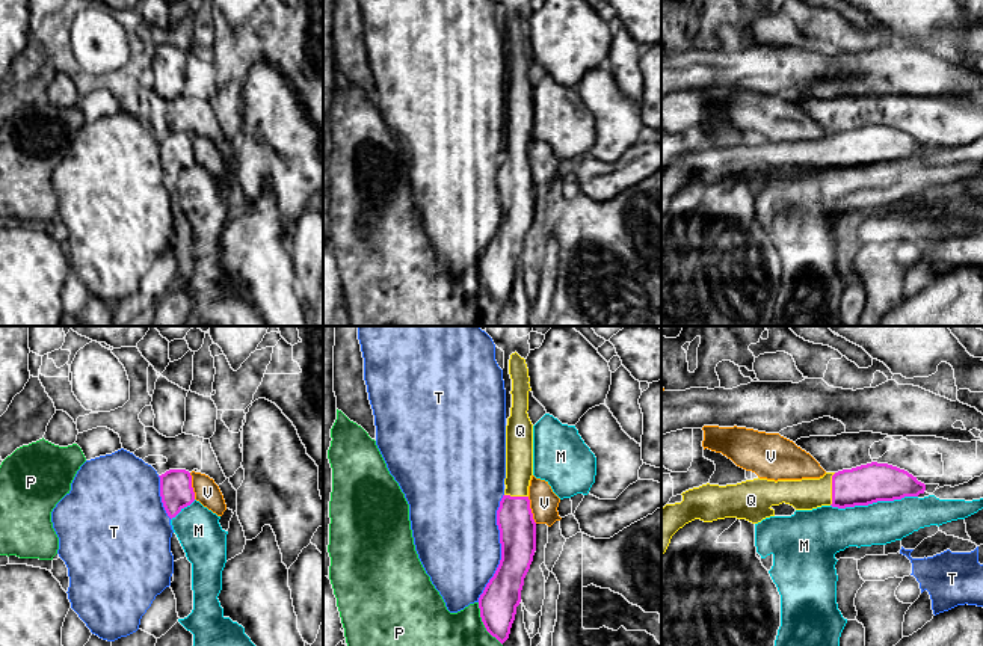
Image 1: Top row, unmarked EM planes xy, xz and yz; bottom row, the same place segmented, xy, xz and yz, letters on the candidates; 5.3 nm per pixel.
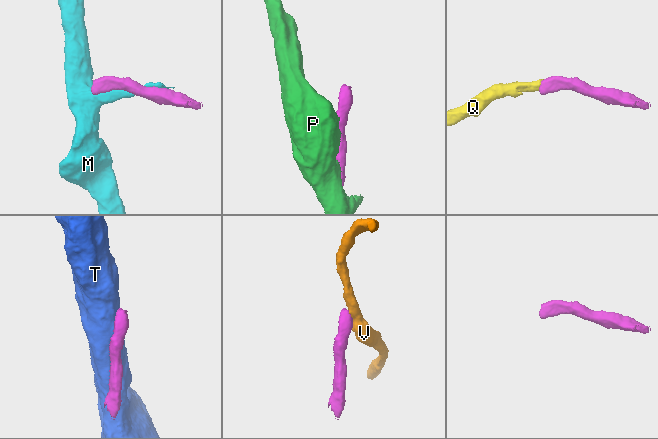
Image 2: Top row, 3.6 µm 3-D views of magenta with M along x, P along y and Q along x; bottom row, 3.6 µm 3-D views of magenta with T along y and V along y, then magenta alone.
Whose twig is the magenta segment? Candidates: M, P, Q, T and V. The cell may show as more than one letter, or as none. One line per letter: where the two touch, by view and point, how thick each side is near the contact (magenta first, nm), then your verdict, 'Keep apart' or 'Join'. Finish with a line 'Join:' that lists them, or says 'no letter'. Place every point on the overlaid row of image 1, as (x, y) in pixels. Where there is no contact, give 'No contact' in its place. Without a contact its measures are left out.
M: Touches magenta at yz (873, 501). Thickness 220 nm (magenta) against 220 nm. Keep apart
P: Touches magenta at xz (483, 624). Thickness 200 nm (magenta) against 200 nm. Keep apart
Q: Touches magenta at yz (832, 489). Thickness 220 nm (magenta) against 170 nm. Join
T: Touches magenta at xz (502, 548). Thickness 200 nm (magenta) against 460 nm. Keep apart
V: Touches magenta at xy (191, 486). Thickness 180 nm (magenta) against 140 nm. Keep apart
Join: Q

